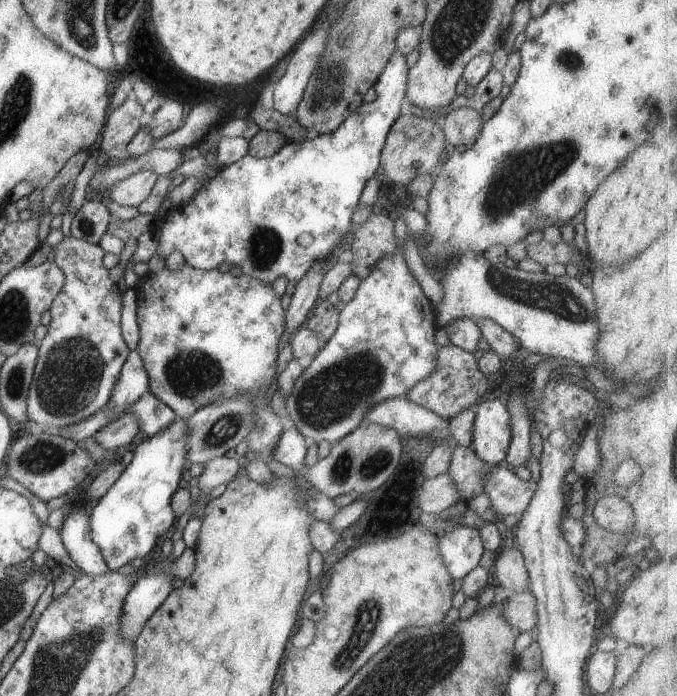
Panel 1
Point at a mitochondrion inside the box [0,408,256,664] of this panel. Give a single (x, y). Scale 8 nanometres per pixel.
(43, 457)

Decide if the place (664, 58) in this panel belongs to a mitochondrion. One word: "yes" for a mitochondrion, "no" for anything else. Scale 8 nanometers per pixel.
no

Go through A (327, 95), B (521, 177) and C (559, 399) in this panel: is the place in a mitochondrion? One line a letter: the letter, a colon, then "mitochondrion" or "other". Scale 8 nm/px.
A: mitochondrion
B: mitochondrion
C: other

